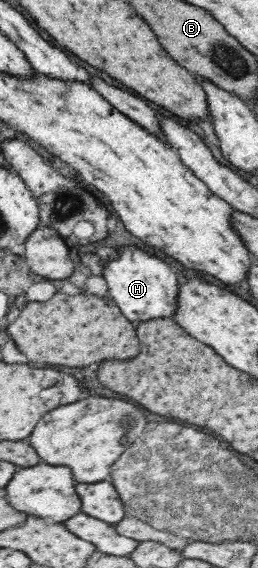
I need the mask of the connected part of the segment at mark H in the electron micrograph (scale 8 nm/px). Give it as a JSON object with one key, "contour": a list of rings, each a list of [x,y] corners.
{"contour":[[[126,245],[118,249],[116,260],[107,260],[103,277],[106,279],[110,296],[118,302],[120,310],[128,320],[152,320],[168,318],[177,309],[177,292],[179,283],[176,274],[154,256],[136,245]]]}

